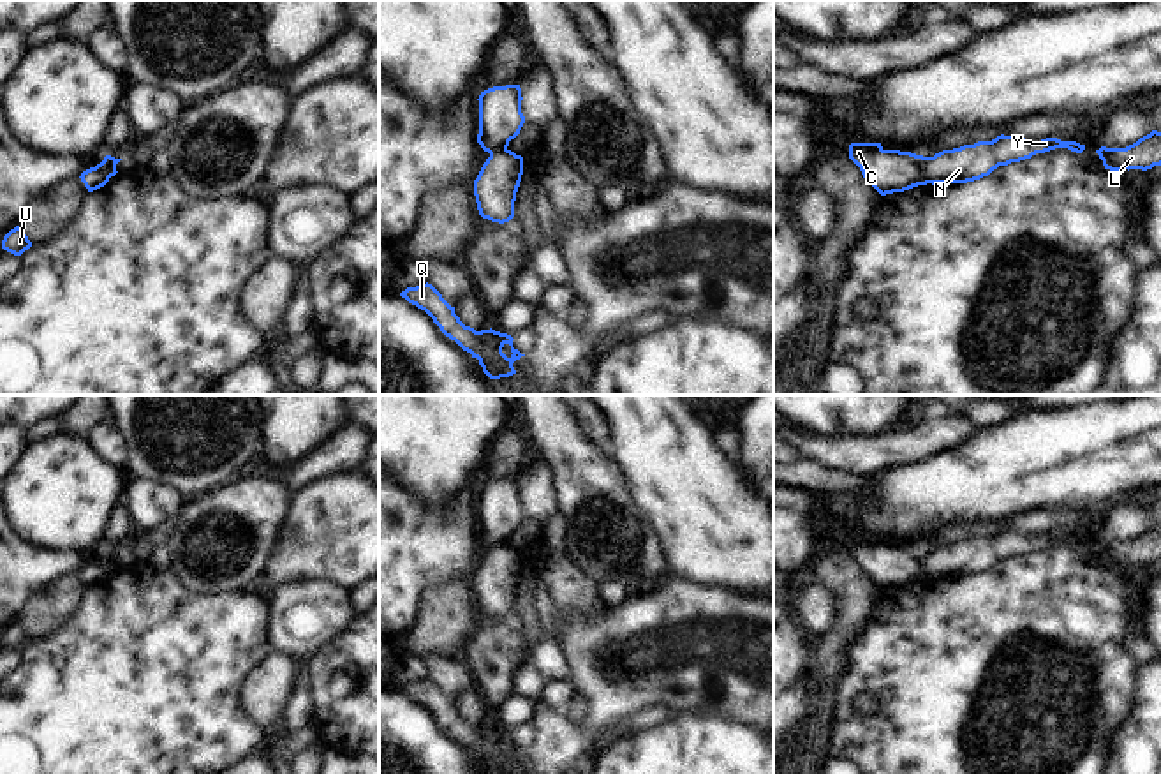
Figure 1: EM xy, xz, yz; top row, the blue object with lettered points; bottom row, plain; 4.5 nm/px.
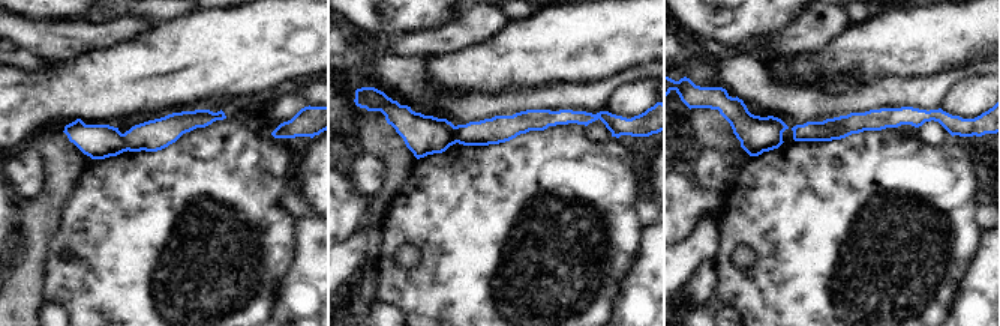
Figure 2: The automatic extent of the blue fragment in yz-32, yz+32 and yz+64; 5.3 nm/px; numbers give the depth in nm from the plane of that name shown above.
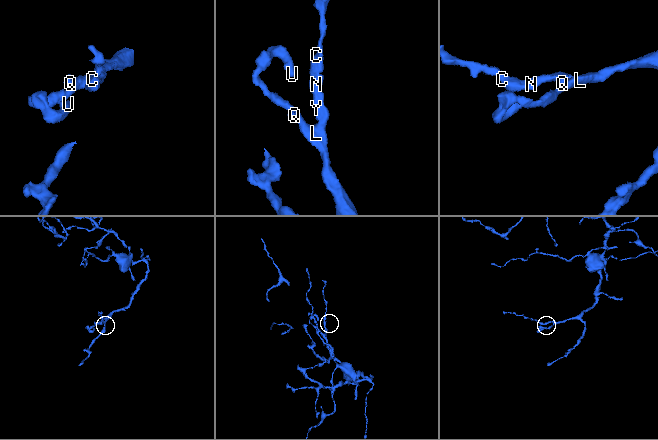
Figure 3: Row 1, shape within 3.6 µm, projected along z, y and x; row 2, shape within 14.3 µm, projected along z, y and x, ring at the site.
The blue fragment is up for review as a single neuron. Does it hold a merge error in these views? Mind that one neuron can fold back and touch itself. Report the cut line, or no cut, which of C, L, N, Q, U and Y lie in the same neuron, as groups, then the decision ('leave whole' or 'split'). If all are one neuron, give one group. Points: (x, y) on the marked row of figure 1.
yz (922, 157), (929, 182) | C / L N Q U Y | split

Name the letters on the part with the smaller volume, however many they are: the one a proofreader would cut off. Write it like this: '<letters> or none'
C

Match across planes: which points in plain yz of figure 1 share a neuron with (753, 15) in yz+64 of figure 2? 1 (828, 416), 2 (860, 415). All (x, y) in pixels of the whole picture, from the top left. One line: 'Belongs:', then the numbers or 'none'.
Belongs: 1, 2

